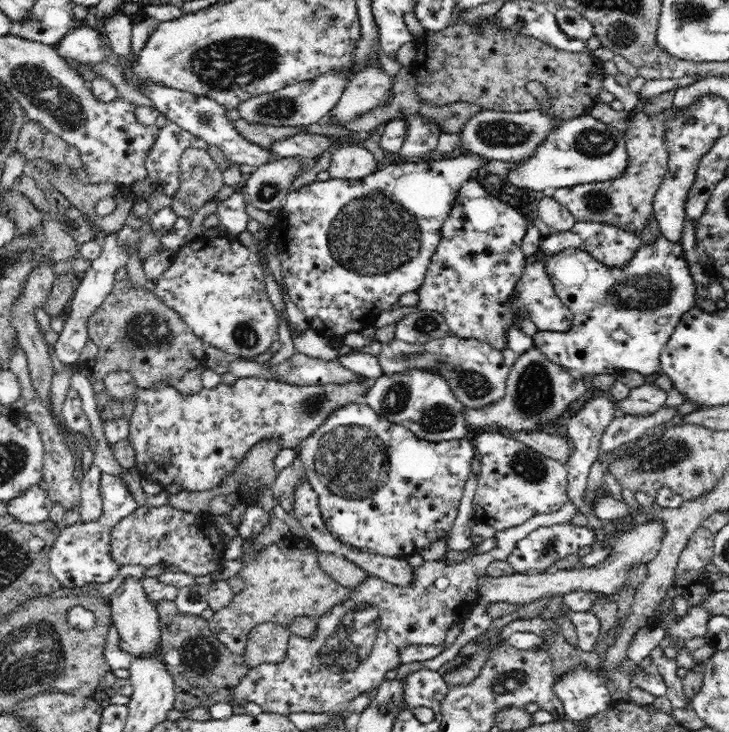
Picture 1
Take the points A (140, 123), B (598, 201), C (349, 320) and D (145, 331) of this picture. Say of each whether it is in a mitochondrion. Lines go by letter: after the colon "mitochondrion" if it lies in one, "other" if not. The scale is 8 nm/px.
A: other
B: mitochondrion
C: other
D: mitochondrion

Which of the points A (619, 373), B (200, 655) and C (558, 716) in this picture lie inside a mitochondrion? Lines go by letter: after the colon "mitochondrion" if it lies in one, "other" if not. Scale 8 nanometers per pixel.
A: other
B: mitochondrion
C: other

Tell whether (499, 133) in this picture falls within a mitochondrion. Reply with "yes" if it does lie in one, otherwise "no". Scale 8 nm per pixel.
yes

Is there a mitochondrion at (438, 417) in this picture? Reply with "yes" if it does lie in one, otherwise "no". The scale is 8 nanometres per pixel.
yes

